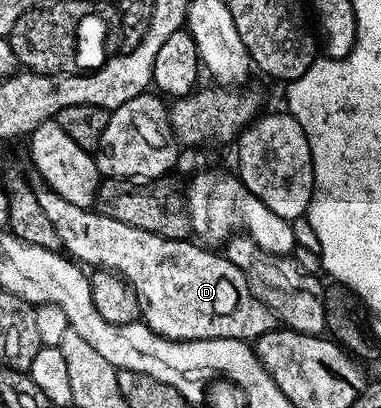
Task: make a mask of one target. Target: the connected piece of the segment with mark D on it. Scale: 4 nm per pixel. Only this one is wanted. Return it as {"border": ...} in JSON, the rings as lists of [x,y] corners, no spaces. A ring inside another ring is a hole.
{"border":[[[46,187],[36,188],[35,198],[37,203],[41,203],[41,211],[45,211],[53,231],[57,231],[62,252],[84,266],[91,265],[90,267],[95,269],[110,269],[112,273],[118,273],[135,291],[143,324],[149,326],[157,335],[170,341],[237,339],[251,343],[256,337],[276,328],[275,313],[265,302],[257,299],[257,295],[253,295],[243,272],[222,252],[212,251],[191,239],[165,239],[161,235],[153,235],[153,231],[129,227],[129,223],[109,219],[109,215],[104,213],[77,207],[77,203],[61,199]]]}

